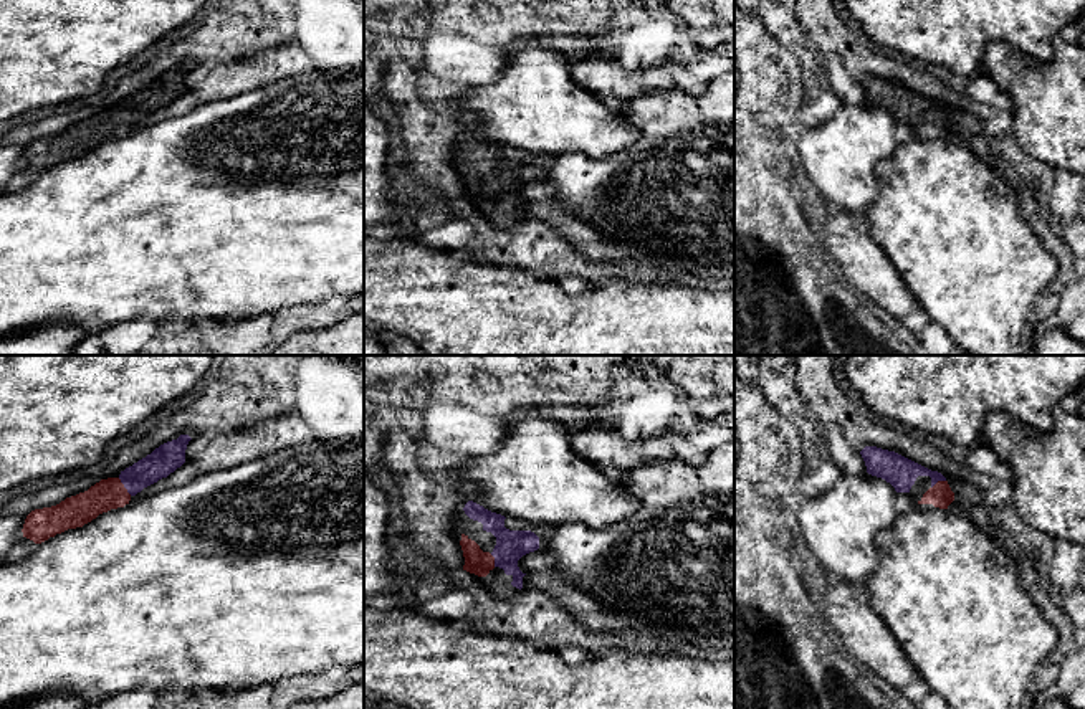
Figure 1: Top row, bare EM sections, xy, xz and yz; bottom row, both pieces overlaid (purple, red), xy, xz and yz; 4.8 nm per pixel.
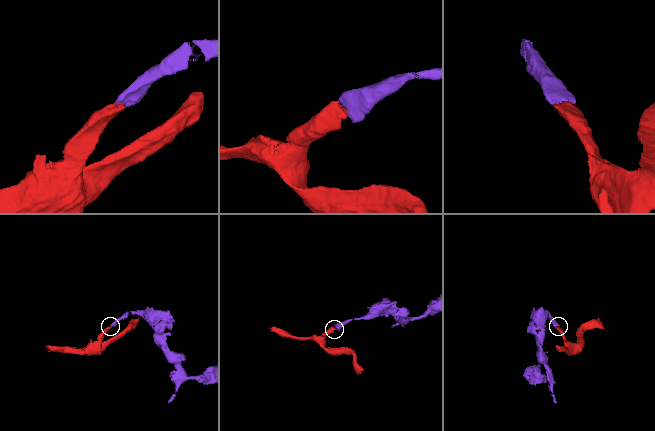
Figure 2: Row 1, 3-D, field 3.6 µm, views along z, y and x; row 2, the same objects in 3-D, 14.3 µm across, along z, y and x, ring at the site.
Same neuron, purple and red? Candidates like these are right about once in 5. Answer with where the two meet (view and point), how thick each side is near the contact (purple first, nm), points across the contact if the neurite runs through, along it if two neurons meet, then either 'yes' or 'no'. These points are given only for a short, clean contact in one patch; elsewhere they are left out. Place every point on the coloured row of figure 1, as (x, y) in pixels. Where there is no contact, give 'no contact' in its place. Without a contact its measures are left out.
contact xy (124, 486); calibres 140 and 150 nm; way xy (164, 460), (124, 486), (106, 494); yes

